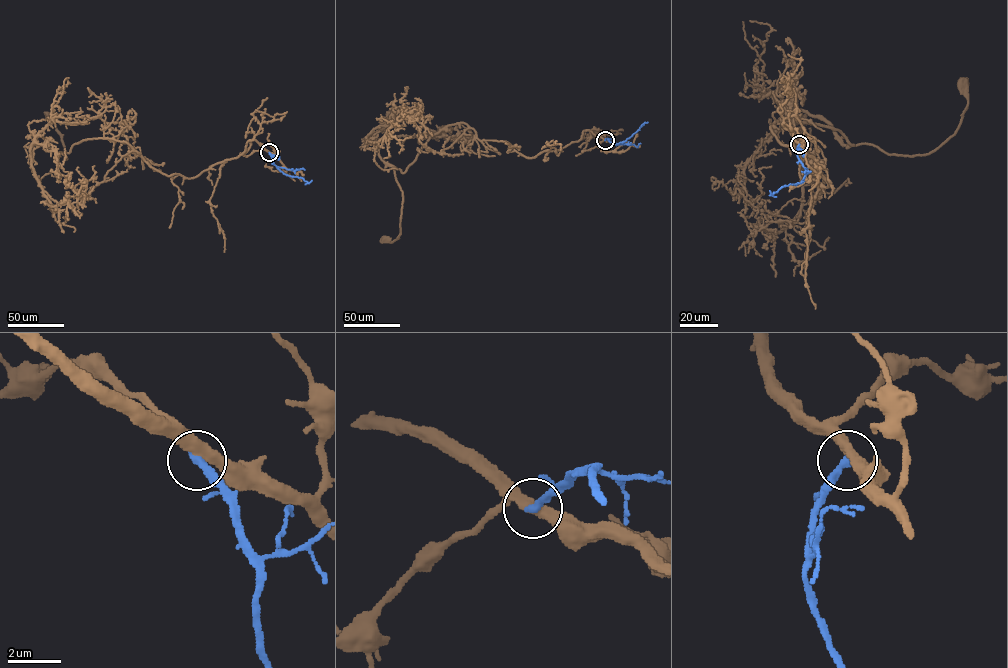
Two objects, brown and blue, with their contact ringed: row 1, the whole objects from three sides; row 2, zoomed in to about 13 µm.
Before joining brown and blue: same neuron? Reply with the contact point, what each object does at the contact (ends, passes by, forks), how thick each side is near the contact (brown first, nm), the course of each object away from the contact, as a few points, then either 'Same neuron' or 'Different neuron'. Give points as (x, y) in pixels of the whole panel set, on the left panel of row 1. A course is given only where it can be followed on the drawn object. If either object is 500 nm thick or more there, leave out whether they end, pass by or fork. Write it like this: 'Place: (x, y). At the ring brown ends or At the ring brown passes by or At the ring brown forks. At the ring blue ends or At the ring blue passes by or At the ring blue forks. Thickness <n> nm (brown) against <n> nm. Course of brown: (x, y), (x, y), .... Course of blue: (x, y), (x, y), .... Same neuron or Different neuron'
Place: (269, 152). At the ring brown passes by. At the ring blue ends. Thickness 440 nm (brown) against 320 nm. Course of brown: (269, 152), (248, 141), (190, 178), (110, 139), (75, 143), (58, 153), (66, 159), (49, 116). Course of blue: (269, 152), (274, 164), (284, 174), (301, 177), (308, 183), (311, 180). Different neuron

